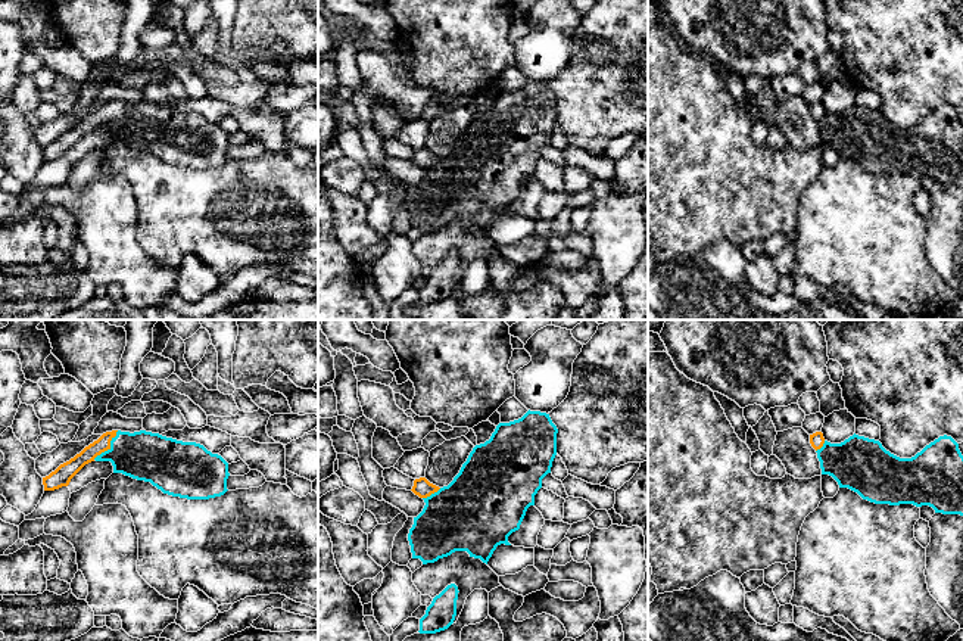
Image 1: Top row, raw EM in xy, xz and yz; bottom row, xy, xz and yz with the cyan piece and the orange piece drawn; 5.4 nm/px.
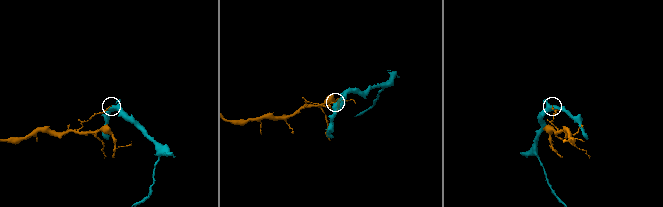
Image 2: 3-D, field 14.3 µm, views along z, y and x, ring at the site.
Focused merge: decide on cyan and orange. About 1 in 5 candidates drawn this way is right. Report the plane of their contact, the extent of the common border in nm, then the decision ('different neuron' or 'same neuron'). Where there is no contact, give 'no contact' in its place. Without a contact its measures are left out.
xy | 220 nm | different neuron

